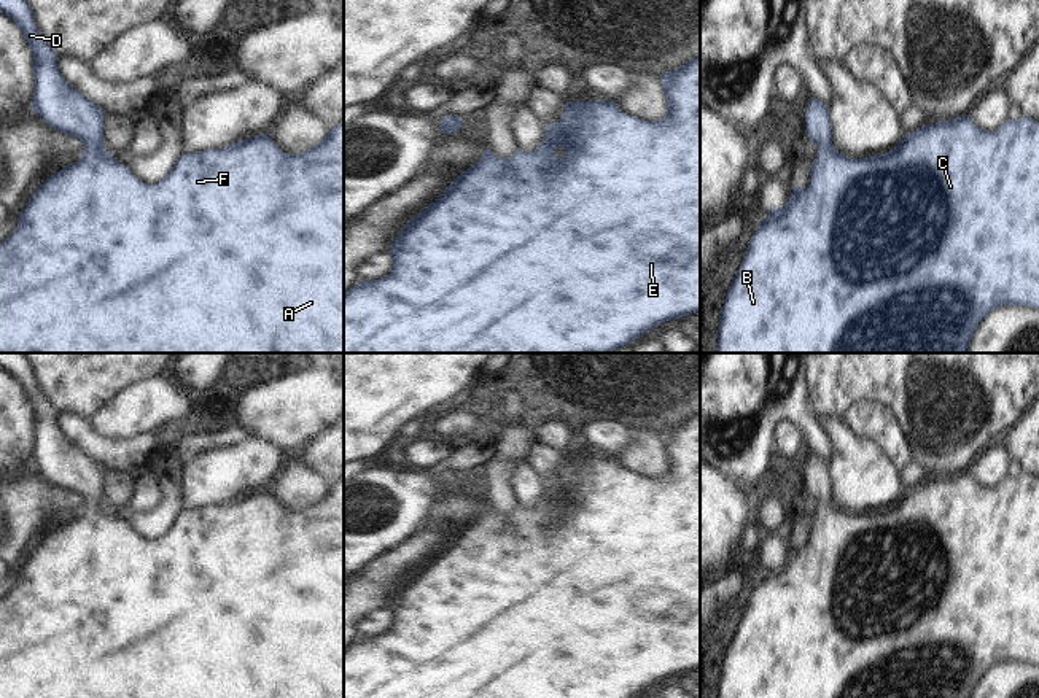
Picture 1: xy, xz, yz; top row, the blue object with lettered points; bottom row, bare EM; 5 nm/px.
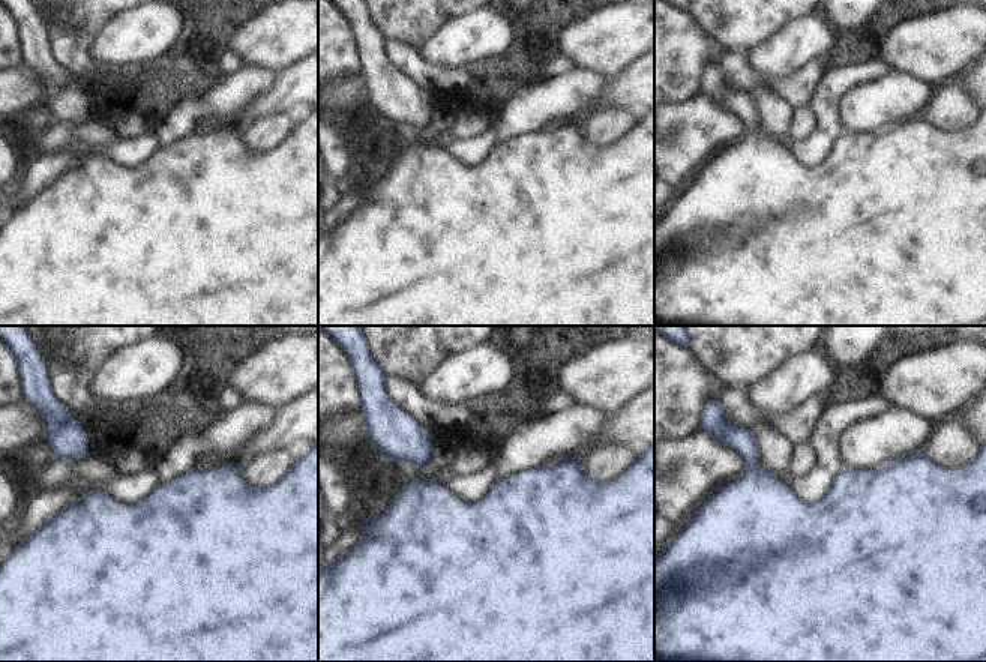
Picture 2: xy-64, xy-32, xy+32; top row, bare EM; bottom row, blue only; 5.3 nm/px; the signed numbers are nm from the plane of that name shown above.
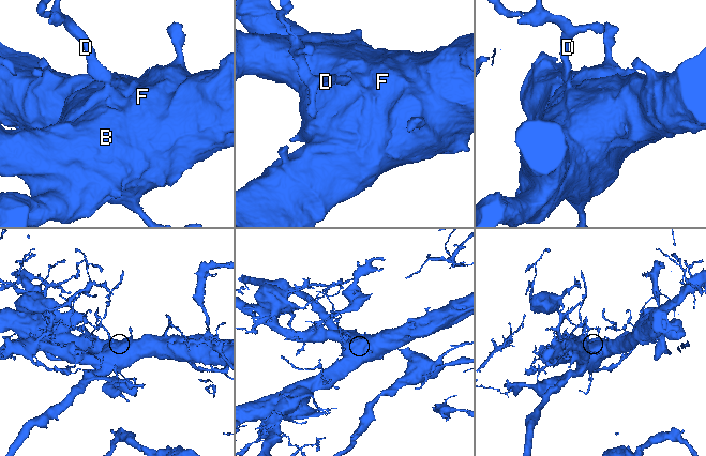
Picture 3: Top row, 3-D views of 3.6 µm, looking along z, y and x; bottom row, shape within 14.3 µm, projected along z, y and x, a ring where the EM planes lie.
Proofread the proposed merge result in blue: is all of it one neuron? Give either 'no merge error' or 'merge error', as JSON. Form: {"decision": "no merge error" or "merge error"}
{"decision": "no merge error"}

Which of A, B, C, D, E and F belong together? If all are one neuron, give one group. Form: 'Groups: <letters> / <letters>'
Groups: A B C D E F

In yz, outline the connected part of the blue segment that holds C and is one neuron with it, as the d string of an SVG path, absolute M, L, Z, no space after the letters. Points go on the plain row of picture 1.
M810 453L805 483L808 494L819 506L810 537L805 544L792 544L789 556L781 564L773 563L767 574L757 582L753 596L749 598L743 619L735 628L734 638L726 649L724 663L721 666L721 682L718 685L718 698L971 698L979 679L994 665L1004 661L1036 663L1039 665L1039 479L1021 472L1017 477L1006 475L993 490L977 483L969 472L958 472L950 477L937 477L936 480L921 482L920 485L905 490L904 496L885 510L866 512L862 515L850 515L832 502L832 485L827 461Z

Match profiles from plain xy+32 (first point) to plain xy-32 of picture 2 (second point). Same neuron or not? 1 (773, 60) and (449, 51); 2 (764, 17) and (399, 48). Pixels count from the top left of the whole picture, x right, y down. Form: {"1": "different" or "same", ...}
{"1": "same", "2": "different"}

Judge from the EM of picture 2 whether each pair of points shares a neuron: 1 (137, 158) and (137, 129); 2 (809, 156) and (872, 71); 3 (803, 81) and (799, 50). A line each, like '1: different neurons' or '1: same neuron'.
1: different neurons
2: same neuron
3: different neurons

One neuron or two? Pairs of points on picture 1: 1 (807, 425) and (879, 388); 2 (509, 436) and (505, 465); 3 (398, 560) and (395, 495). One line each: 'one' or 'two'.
1: two
2: one
3: two

